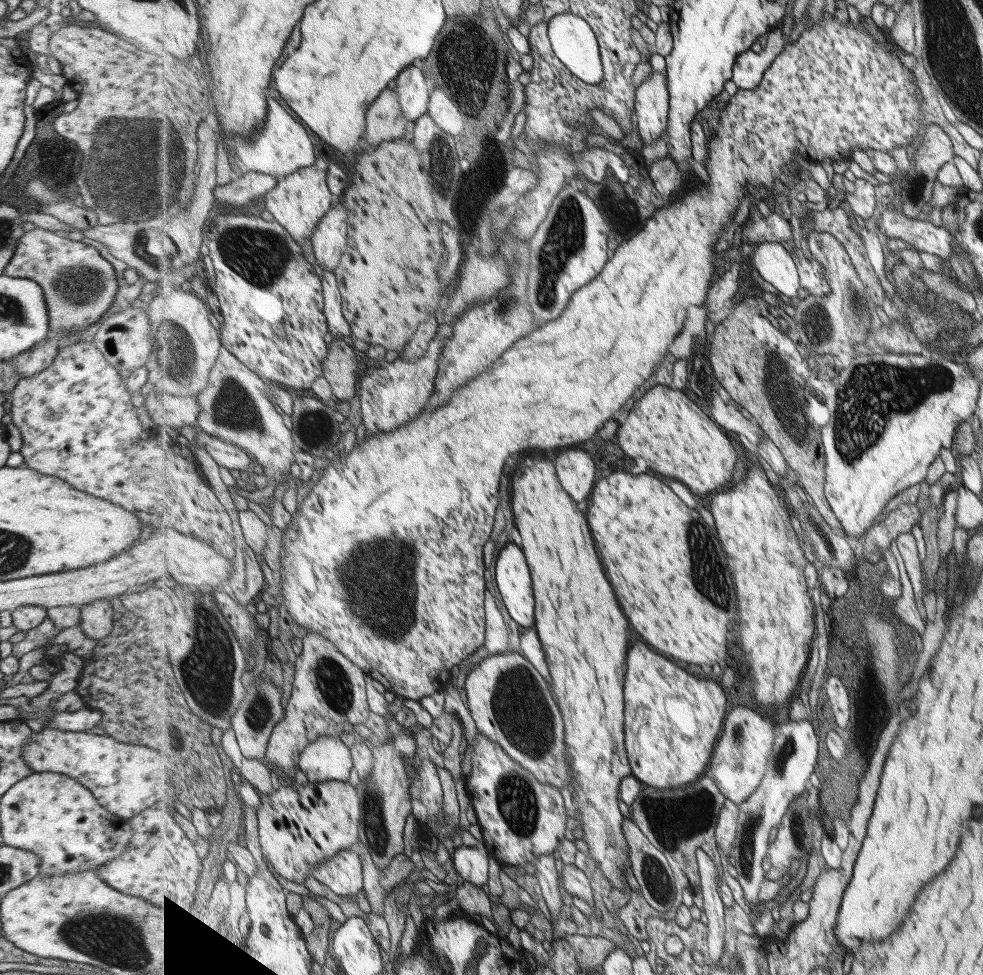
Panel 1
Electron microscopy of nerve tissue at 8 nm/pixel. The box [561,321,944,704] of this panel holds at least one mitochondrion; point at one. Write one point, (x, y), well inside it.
(709, 573)

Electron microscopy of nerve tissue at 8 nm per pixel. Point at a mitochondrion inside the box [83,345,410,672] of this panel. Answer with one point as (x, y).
(236, 411)

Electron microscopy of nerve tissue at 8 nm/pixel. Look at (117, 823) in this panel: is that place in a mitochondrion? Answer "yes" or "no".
no

